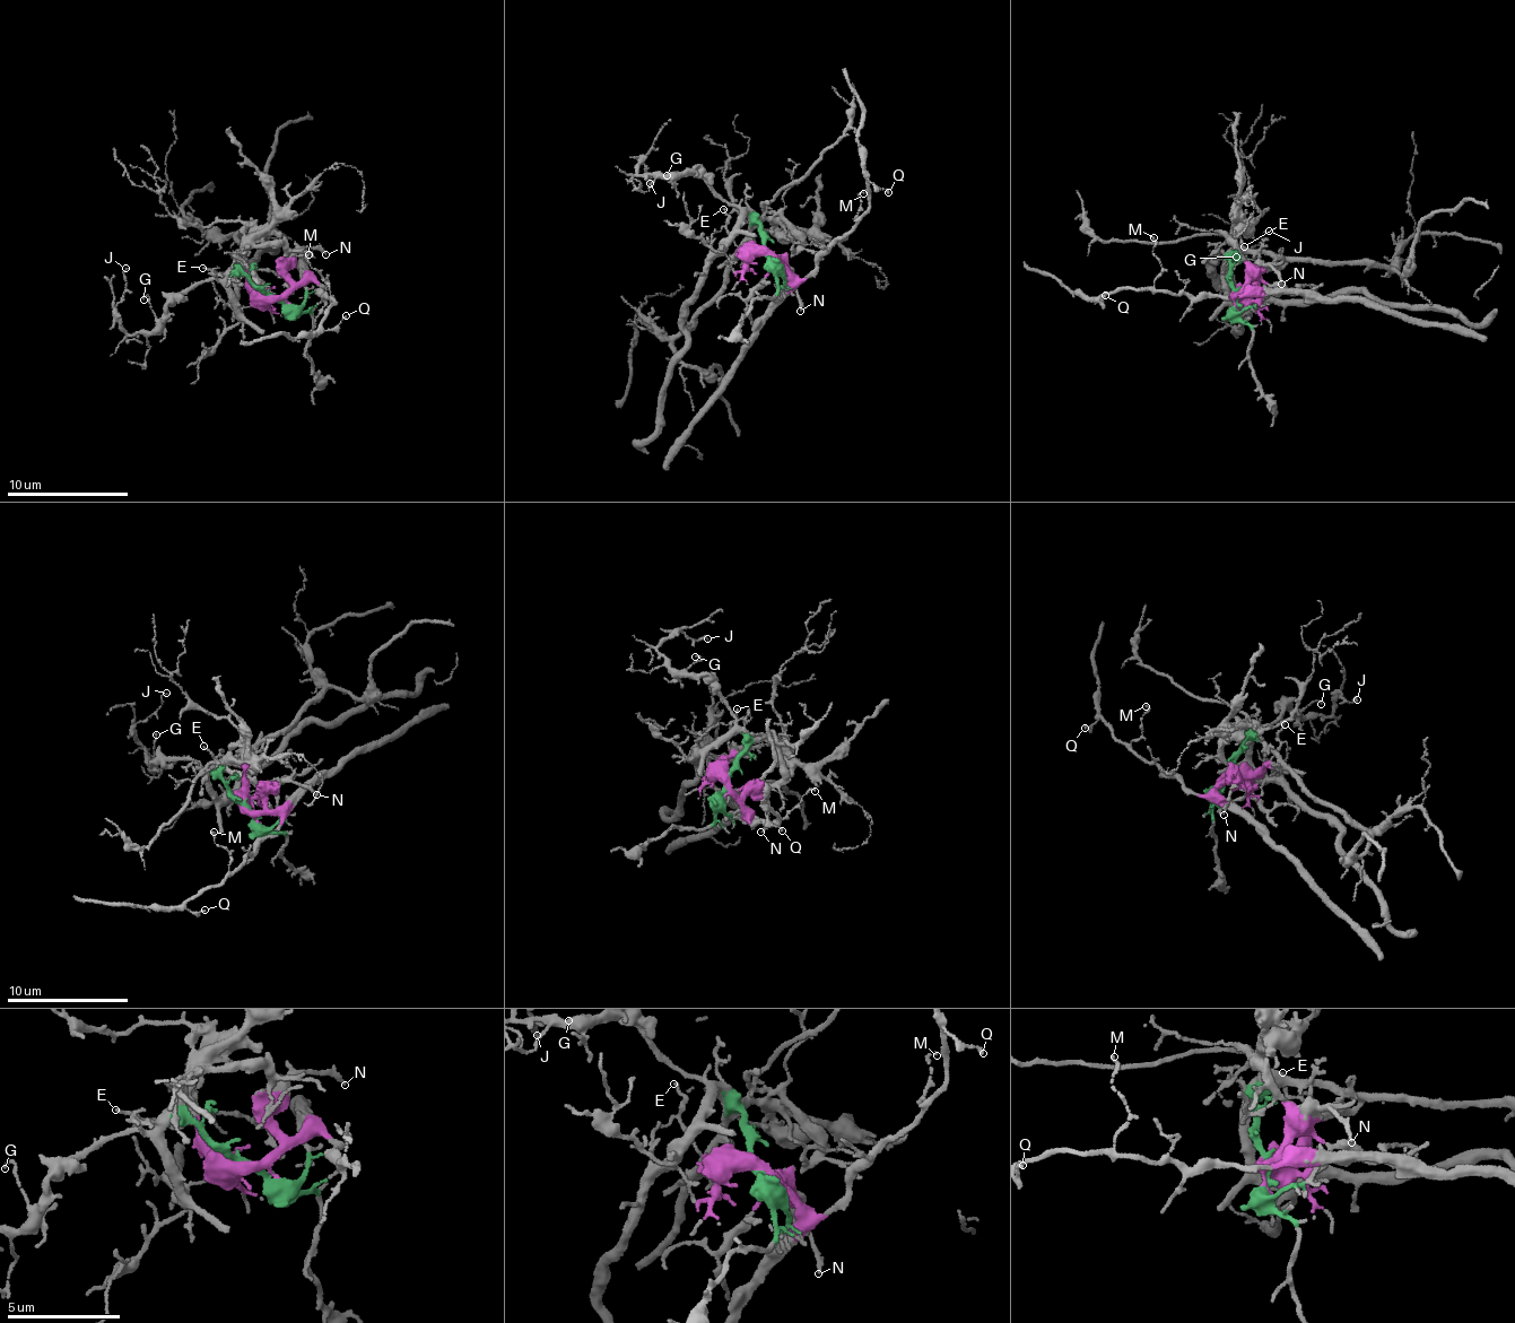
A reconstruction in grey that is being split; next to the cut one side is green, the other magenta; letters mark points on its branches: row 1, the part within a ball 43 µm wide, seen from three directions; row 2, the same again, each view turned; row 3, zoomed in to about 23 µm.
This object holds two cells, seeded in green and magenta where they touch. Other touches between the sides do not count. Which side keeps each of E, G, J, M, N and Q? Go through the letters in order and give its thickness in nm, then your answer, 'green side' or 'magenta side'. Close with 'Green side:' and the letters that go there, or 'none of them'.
E: 130 nm | magenta side
G: 100 nm | green side
J: 110 nm | green side
M: 120 nm | magenta side
N: 180 nm | magenta side
Q: 90 nm | magenta side
Green side: G, J

